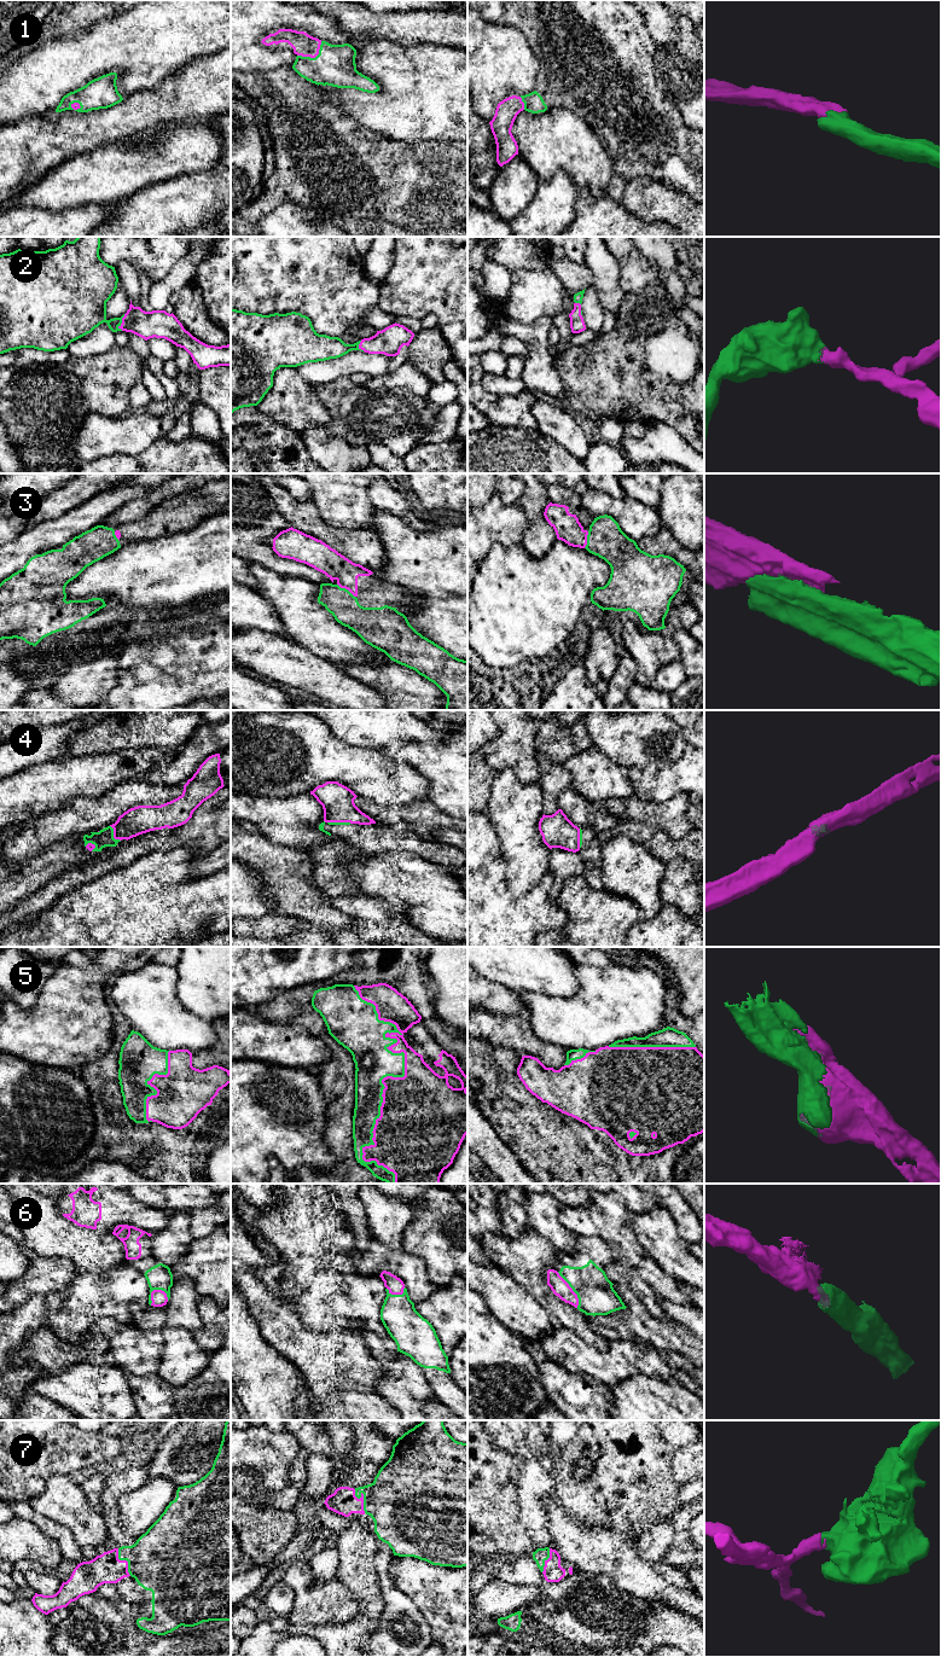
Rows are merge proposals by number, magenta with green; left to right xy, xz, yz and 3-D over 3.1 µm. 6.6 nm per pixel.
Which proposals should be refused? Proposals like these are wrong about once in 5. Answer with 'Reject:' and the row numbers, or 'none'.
Reject: 4

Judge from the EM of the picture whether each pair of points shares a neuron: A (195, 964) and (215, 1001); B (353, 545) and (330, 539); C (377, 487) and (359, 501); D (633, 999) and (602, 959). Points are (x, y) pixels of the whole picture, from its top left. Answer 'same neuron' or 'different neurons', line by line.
A: same neuron
B: same neuron
C: different neurons
D: different neurons

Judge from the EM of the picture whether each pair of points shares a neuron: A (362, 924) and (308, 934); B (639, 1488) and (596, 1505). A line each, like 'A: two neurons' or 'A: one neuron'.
A: two neurons
B: one neuron

